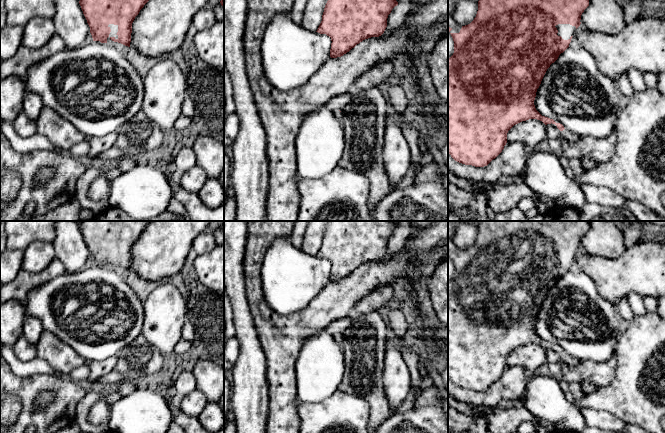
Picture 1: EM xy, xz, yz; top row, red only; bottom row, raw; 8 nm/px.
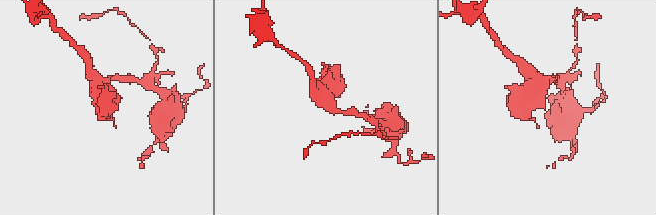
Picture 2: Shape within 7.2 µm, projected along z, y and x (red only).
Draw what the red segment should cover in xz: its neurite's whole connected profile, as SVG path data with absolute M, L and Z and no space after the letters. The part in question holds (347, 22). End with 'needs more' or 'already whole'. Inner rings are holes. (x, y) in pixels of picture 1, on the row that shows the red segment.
M328 0L316 32L331 38L330 57L341 57L357 44L381 36L396 0Z; already whole

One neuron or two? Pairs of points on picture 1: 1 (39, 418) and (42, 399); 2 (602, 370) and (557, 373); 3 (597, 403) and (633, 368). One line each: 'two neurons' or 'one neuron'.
1: two neurons
2: one neuron
3: one neuron

